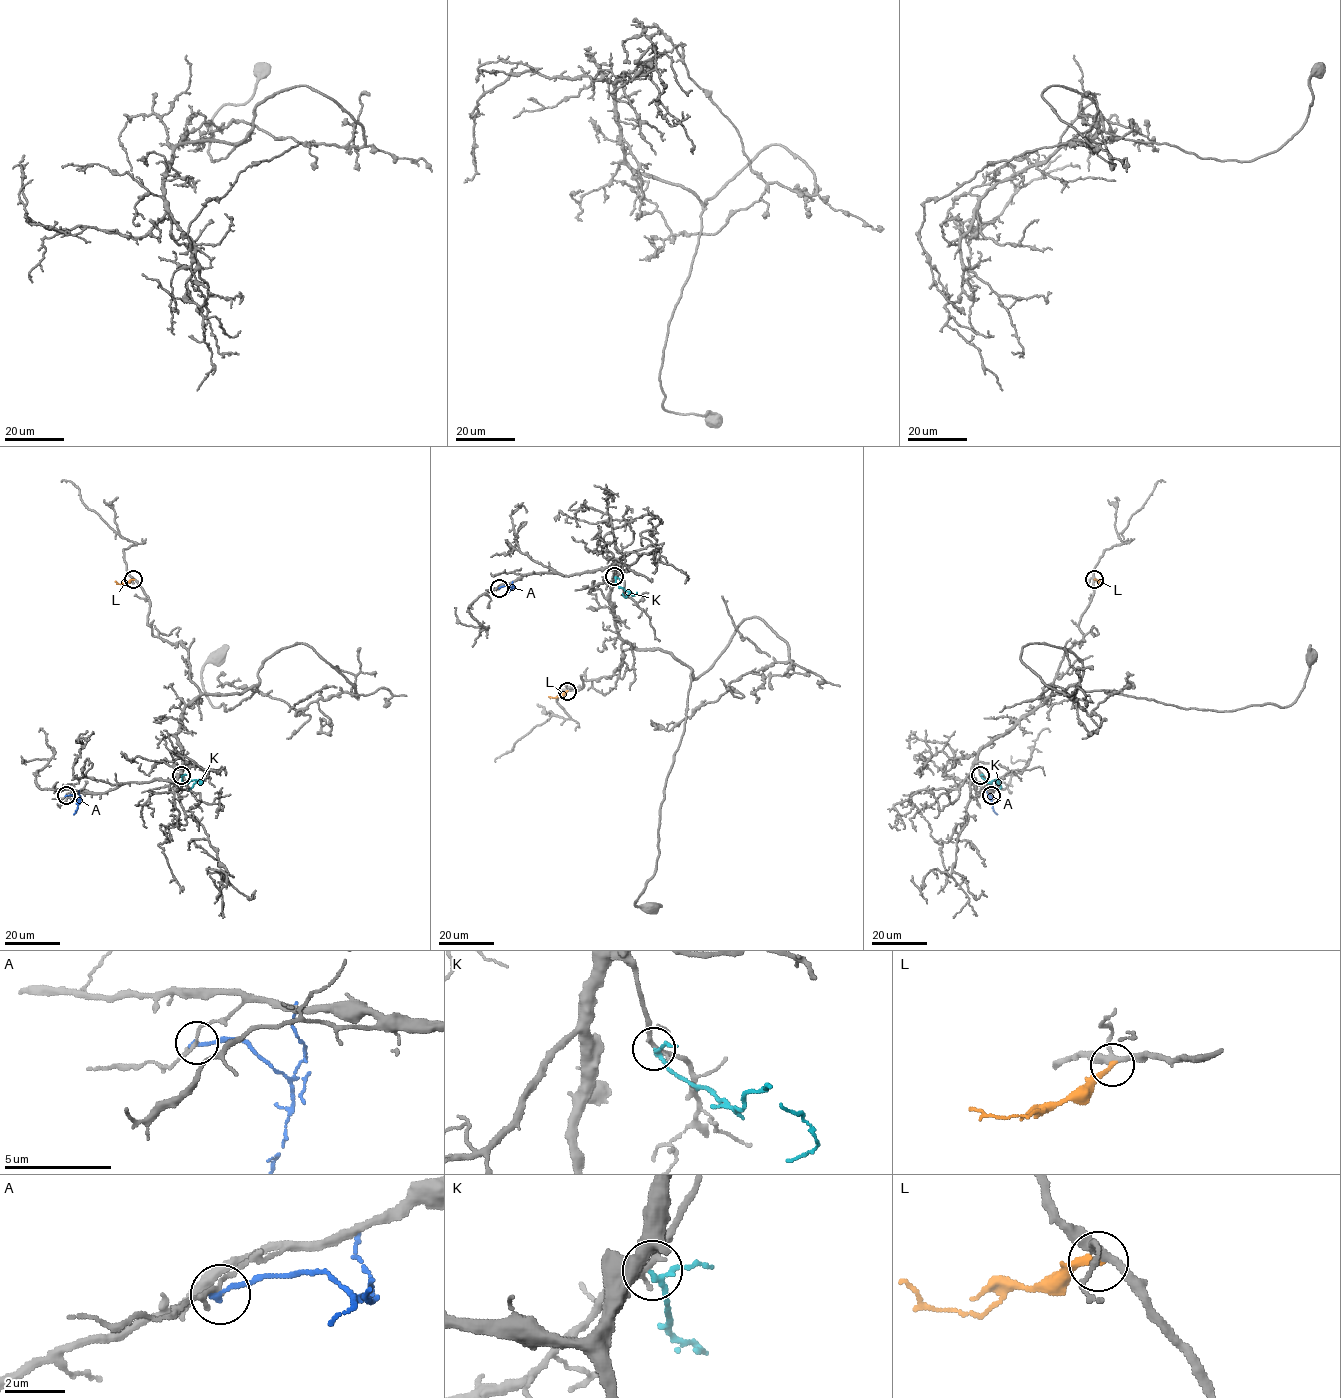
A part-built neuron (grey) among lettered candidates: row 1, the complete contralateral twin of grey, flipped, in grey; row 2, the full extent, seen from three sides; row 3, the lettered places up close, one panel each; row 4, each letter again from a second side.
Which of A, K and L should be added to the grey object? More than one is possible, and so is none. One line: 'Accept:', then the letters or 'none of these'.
Accept: none of these

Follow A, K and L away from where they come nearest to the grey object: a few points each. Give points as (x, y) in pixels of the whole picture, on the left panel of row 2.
A: (66, 795), (72, 795), (78, 801), (73, 814)
K: (180, 775), (183, 781), (196, 781), (189, 790)
L: (133, 579), (122, 584), (115, 581)

